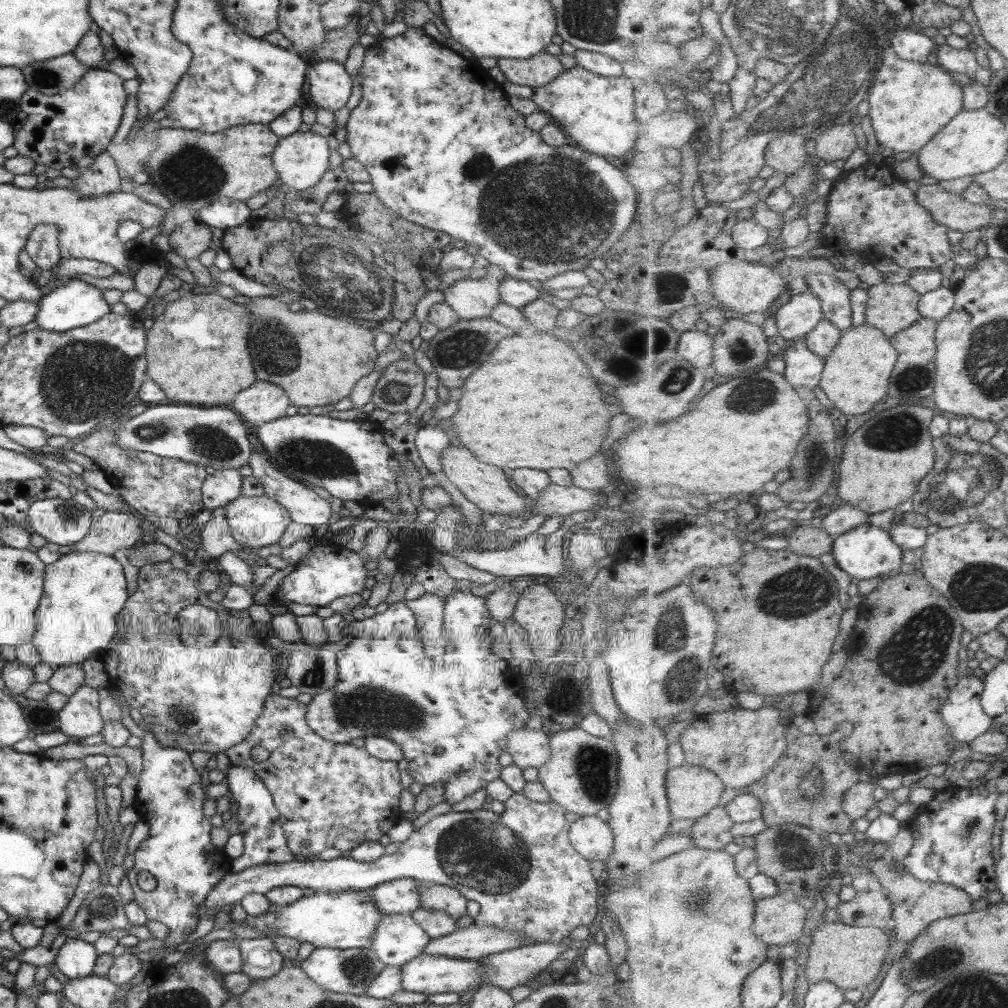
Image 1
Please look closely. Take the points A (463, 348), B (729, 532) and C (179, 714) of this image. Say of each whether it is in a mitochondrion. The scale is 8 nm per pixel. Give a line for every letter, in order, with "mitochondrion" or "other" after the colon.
A: mitochondrion
B: other
C: mitochondrion

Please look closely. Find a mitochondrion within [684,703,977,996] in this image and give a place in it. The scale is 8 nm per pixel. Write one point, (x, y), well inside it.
(936, 963)

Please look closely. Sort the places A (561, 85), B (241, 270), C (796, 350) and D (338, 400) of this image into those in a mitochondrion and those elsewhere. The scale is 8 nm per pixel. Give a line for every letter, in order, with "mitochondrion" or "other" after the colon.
A: other
B: other
C: other
D: other

